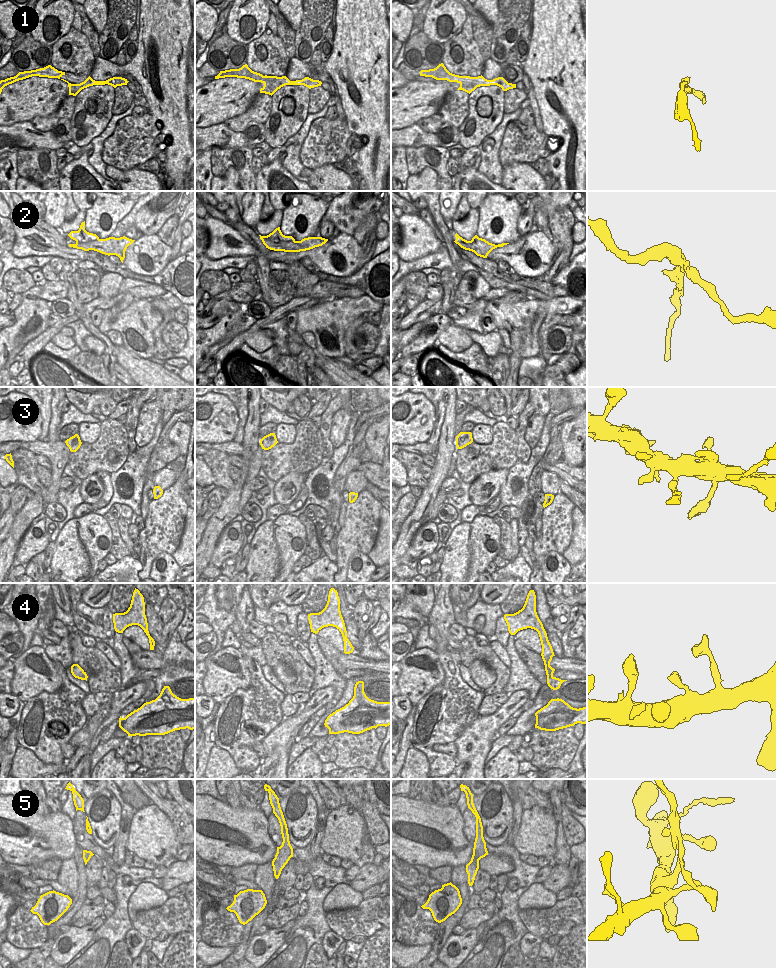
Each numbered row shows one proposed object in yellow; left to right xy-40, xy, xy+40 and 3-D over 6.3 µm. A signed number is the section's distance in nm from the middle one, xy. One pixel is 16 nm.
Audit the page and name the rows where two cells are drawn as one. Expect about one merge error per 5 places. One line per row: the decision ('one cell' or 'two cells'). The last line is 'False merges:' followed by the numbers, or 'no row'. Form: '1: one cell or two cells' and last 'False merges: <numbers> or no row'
1: two cells
2: two cells
3: one cell
4: one cell
5: two cells
False merges: 1, 2, 5

